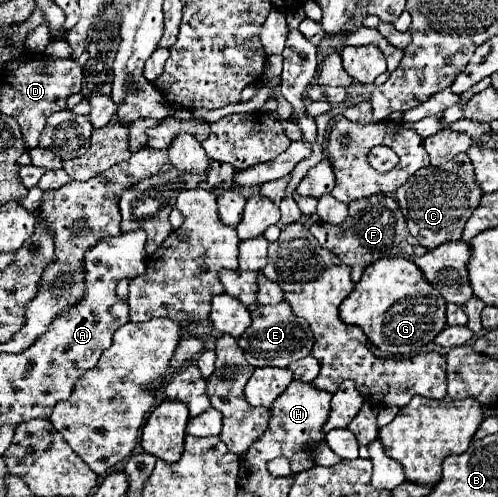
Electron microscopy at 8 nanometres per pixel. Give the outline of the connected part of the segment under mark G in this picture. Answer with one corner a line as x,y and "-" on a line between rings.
384,257
364,269
354,291
340,305
340,319
346,325
360,327
368,341
386,355
408,357
428,345
446,327
444,309
446,301
424,281
424,275
412,261

